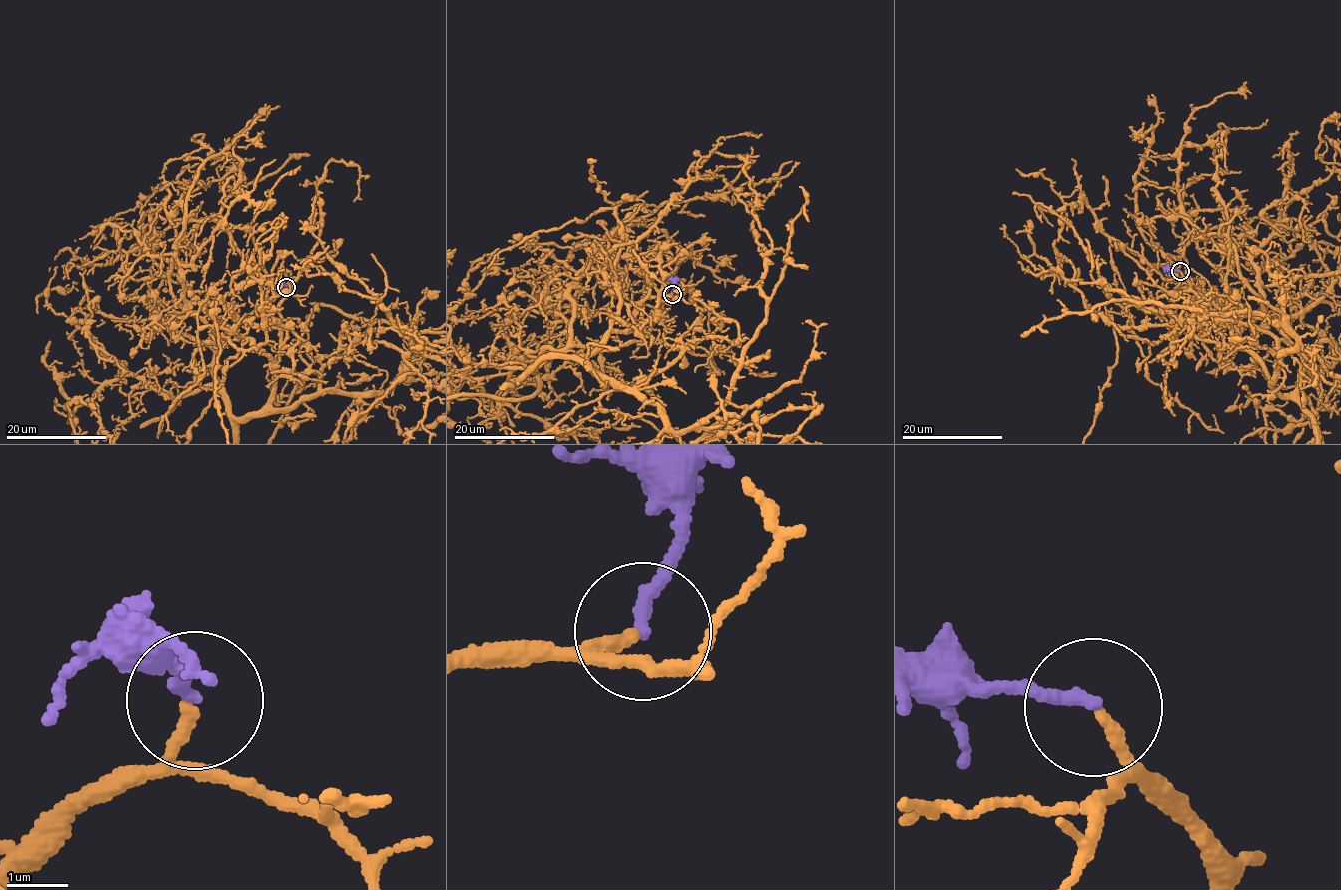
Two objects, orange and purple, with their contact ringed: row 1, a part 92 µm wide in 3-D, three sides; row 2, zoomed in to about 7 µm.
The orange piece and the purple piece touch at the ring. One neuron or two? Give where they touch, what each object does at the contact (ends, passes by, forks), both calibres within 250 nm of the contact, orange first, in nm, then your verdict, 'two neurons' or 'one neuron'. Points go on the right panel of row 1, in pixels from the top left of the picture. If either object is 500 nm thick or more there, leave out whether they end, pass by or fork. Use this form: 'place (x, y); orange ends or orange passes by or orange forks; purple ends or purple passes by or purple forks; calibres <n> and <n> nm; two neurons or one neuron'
place (1180, 271); orange ends; purple ends; calibres 200 and 220 nm; one neuron

